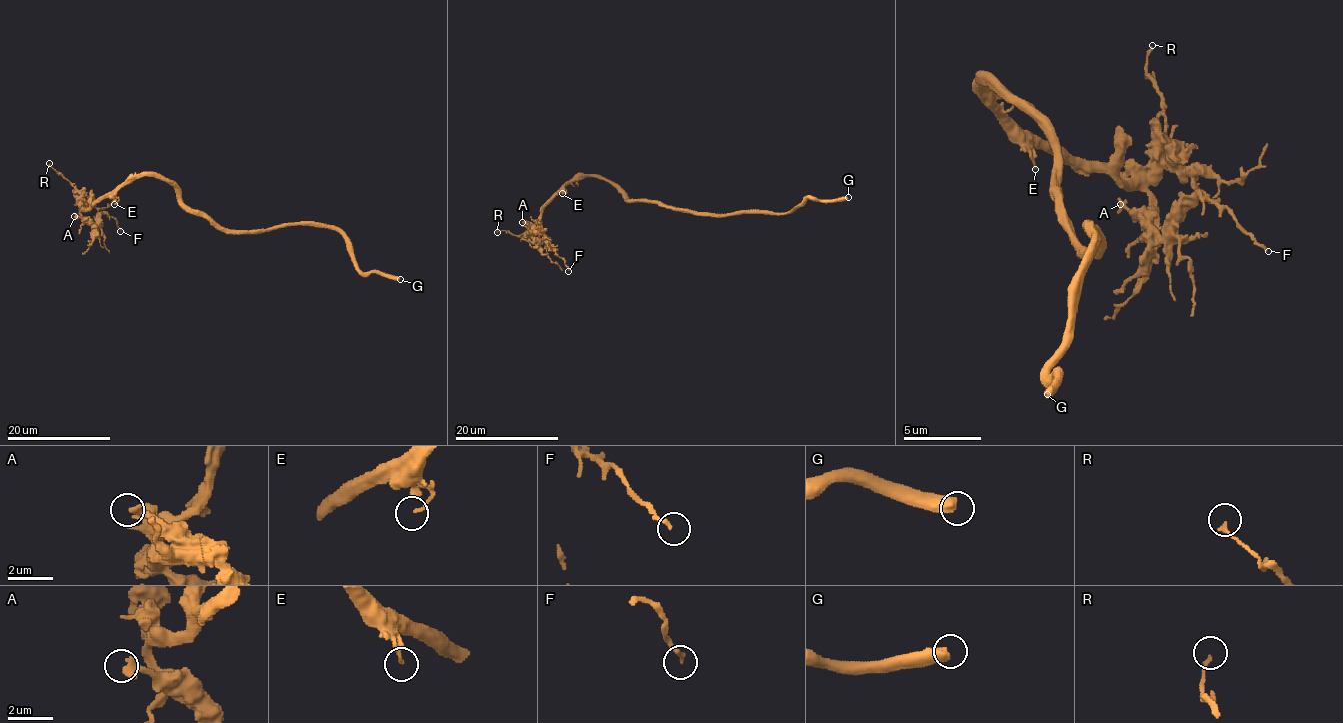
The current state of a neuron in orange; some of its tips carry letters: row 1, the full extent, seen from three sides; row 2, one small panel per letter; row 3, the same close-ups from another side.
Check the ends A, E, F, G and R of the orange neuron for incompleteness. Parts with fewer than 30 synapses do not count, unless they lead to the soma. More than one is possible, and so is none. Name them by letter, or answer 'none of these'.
G

